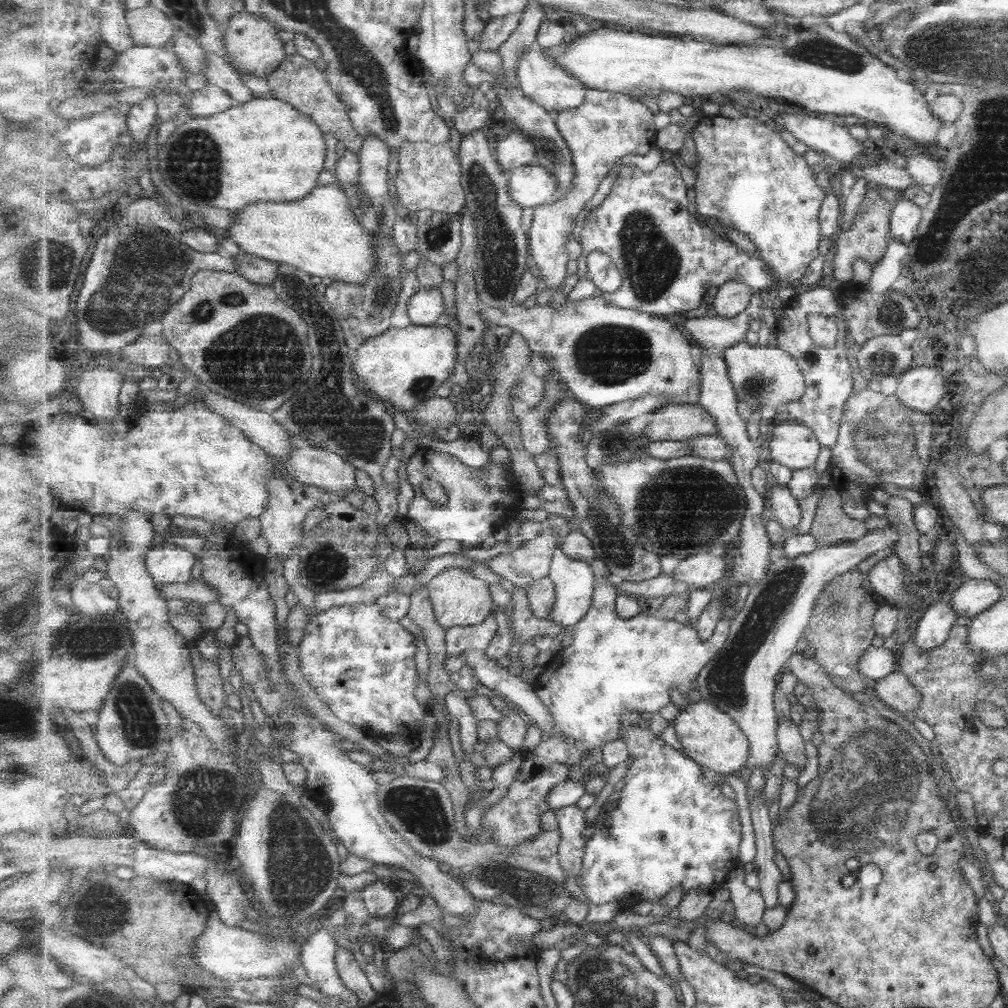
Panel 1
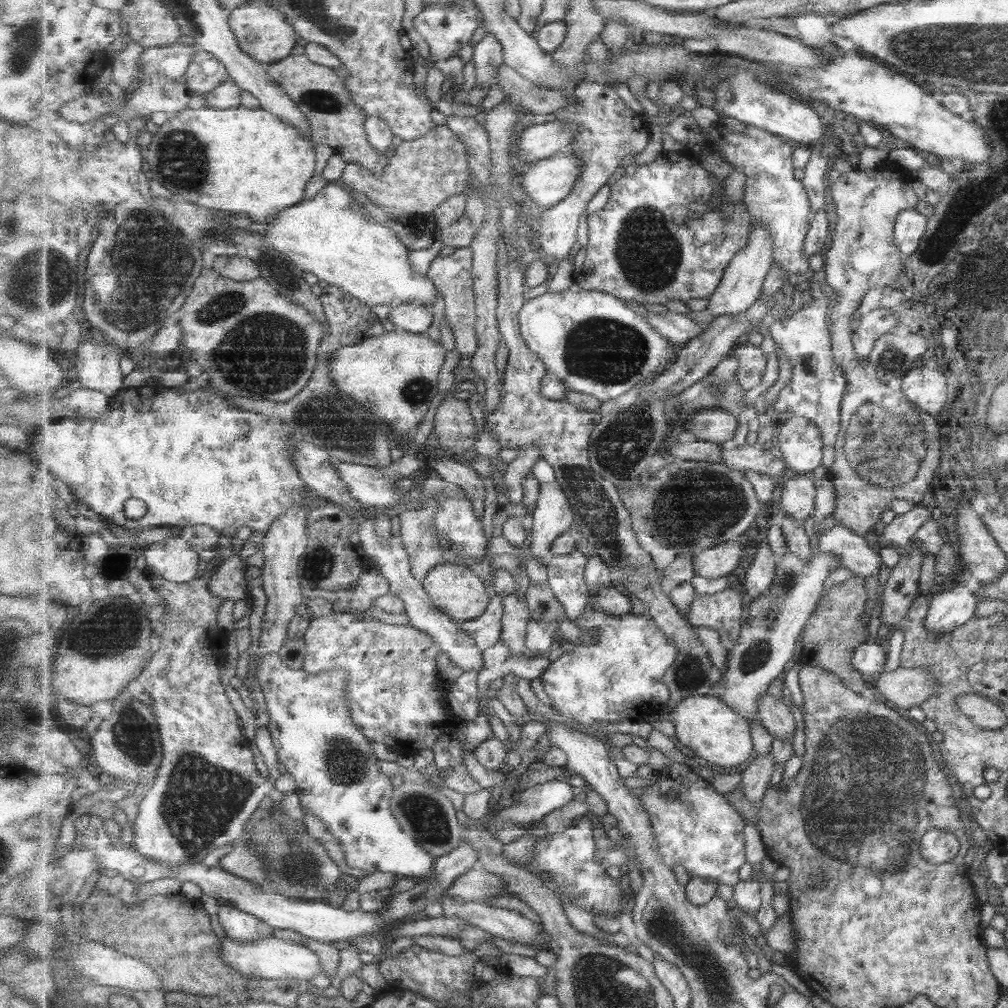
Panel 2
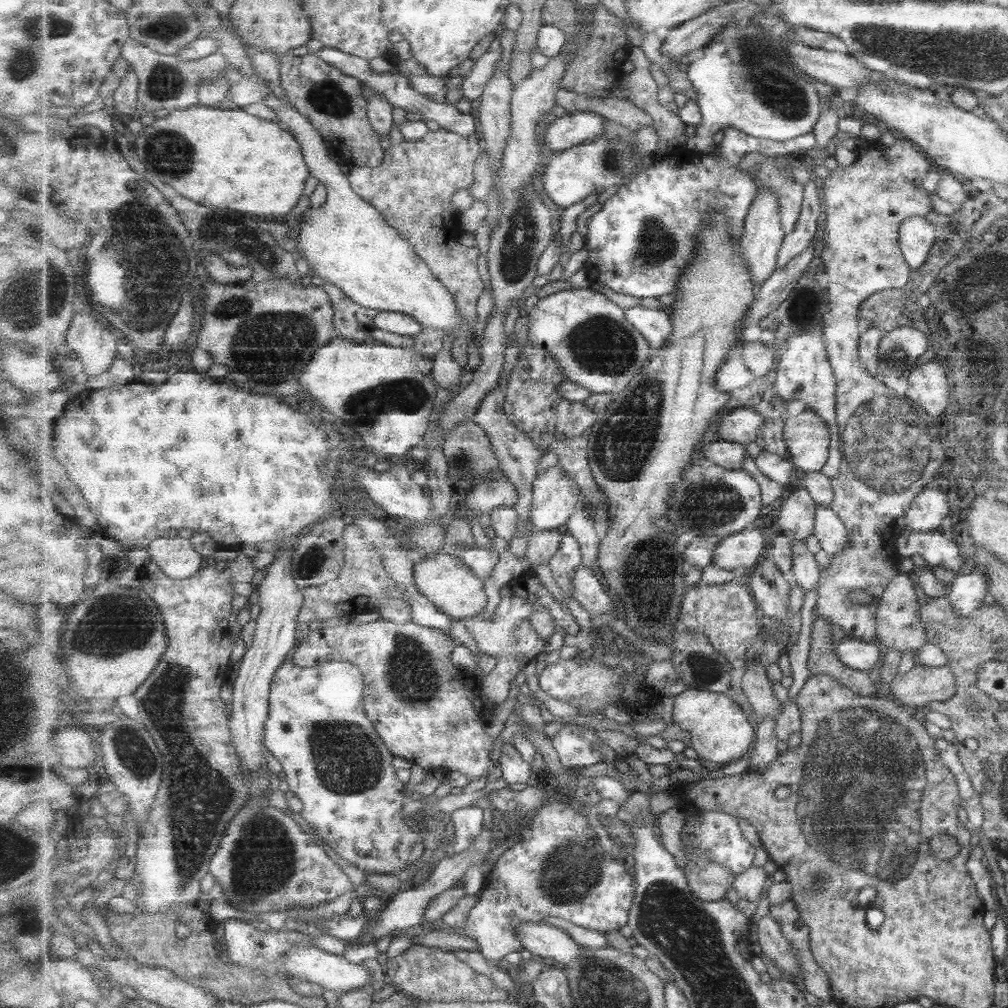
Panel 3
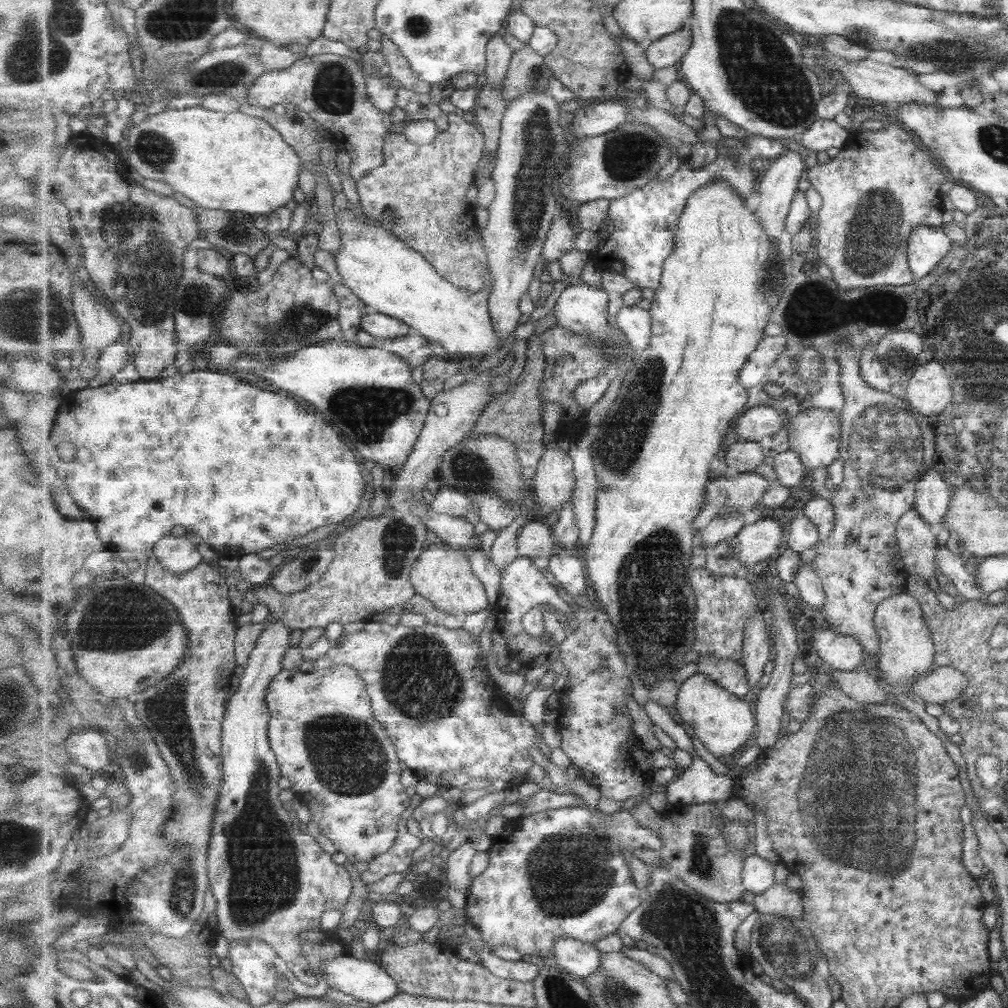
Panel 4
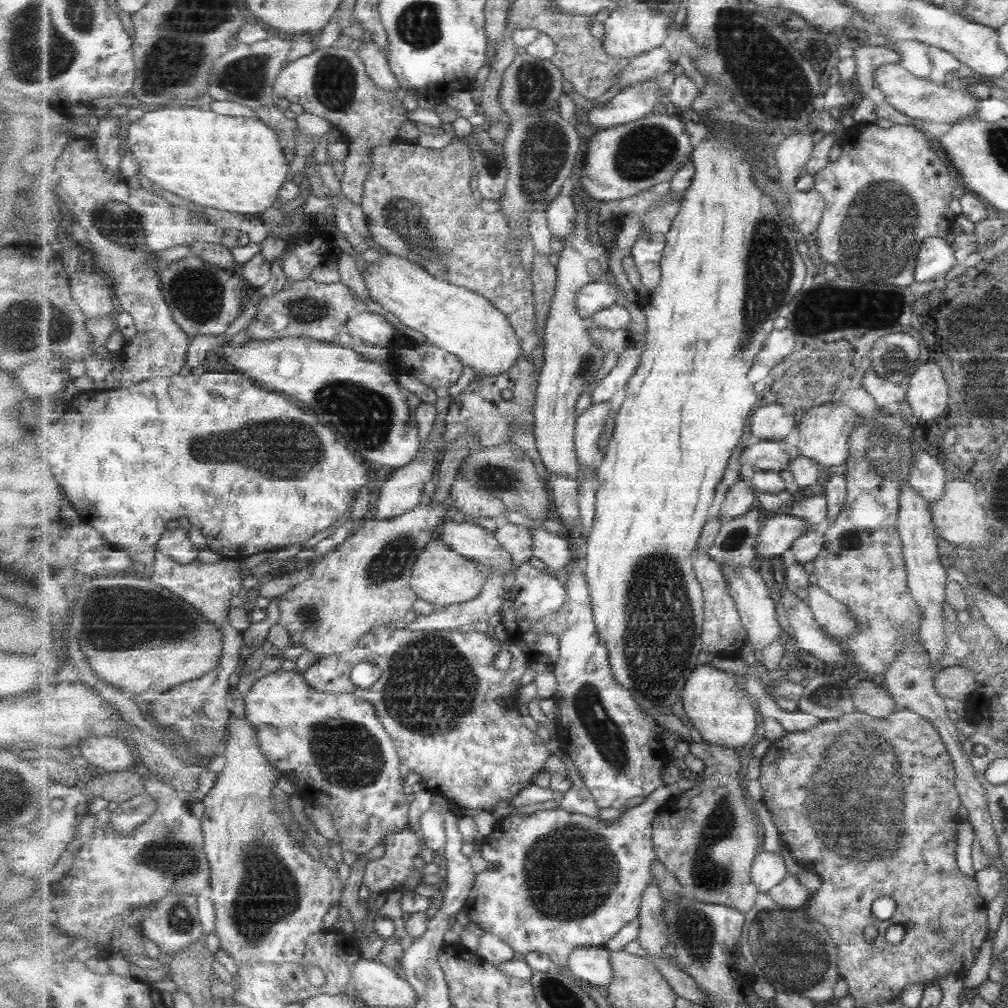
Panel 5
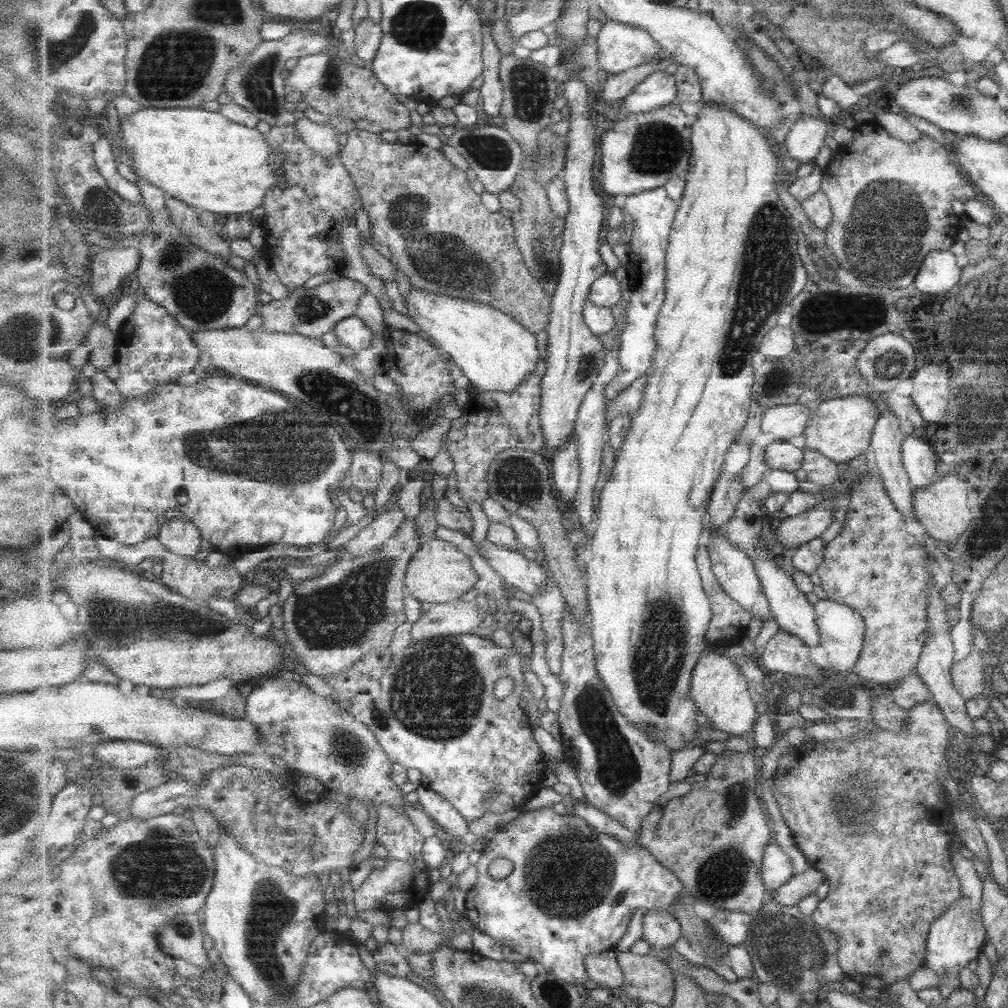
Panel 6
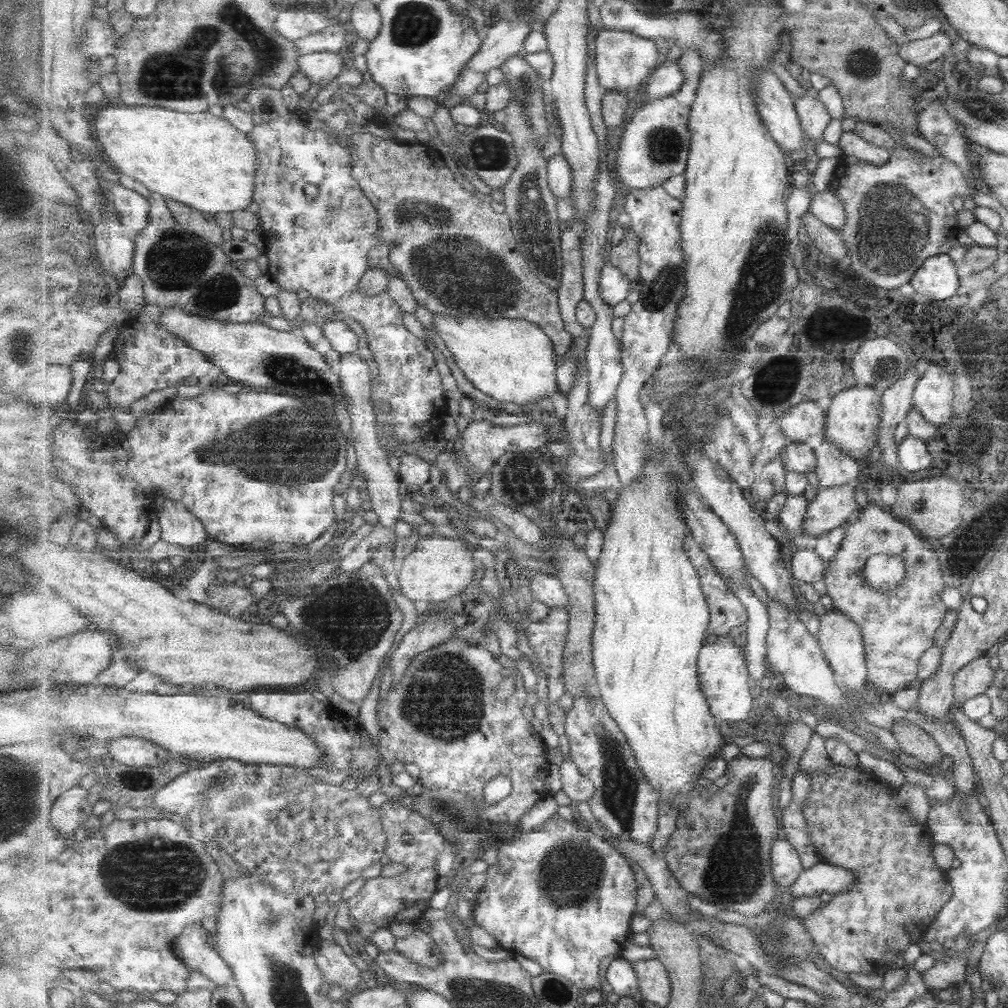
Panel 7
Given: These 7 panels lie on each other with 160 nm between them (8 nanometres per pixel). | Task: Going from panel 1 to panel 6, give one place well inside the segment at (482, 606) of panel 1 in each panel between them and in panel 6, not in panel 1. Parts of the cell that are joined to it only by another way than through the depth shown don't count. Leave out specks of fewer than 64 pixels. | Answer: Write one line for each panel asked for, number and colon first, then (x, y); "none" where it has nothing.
2: (459, 591)
3: (446, 580)
4: (443, 575)
5: (442, 577)
6: (440, 572)

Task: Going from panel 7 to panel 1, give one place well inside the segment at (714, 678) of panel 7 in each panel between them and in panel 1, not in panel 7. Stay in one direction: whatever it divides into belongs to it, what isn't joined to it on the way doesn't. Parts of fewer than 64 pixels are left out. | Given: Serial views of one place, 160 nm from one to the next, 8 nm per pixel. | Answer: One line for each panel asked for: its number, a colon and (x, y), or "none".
1: (711, 737)
2: (708, 727)
3: (720, 731)
4: (723, 722)
5: (719, 707)
6: (721, 692)

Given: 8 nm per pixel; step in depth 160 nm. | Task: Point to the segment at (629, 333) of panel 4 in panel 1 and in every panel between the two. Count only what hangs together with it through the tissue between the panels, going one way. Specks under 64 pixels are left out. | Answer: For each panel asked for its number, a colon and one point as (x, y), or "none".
1: (711, 331)
2: (679, 328)
3: (655, 324)

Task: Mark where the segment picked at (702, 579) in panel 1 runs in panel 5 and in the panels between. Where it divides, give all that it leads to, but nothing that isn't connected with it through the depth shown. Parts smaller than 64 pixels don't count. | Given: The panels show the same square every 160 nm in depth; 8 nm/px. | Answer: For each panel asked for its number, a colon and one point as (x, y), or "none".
2: (719, 562)
3: (743, 549)
4: (758, 541)
5: (778, 534)

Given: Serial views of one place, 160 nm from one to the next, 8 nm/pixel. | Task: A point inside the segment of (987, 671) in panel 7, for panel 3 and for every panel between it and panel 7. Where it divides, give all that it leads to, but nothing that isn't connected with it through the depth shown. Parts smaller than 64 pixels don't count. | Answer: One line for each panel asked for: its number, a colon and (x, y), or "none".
3: (921, 686)
4: (944, 684)
5: (956, 682)
6: (966, 675)

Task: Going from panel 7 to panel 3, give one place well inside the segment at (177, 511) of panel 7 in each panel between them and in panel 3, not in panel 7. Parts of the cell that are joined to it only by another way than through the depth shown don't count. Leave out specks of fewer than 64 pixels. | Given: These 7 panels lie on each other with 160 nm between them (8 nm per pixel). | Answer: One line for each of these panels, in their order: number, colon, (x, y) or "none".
3: (177, 556)
4: (178, 555)
5: (175, 543)
6: (180, 536)

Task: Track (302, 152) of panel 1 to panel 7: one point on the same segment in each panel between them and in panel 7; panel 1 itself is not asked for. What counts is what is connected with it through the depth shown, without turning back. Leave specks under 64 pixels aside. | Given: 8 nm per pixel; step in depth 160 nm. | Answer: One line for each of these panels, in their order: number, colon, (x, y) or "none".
2: (254, 162)
3: (229, 159)
4: (231, 161)
5: (236, 164)
6: (210, 162)
7: (202, 160)

